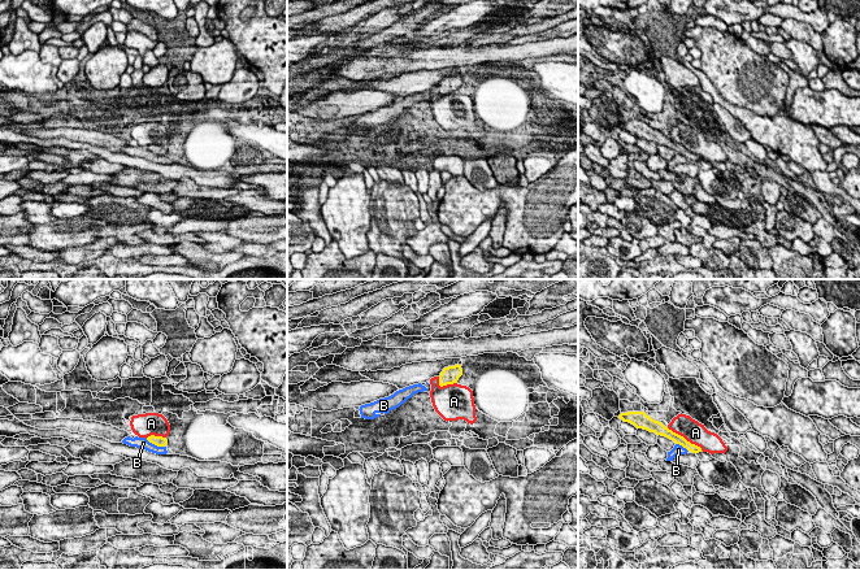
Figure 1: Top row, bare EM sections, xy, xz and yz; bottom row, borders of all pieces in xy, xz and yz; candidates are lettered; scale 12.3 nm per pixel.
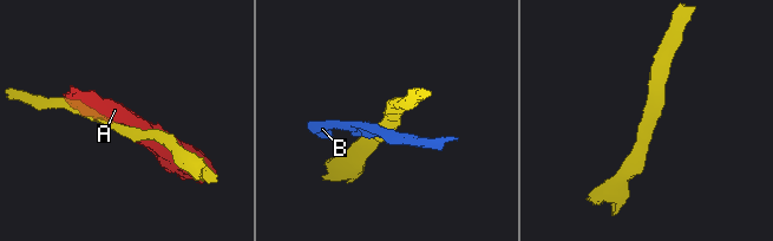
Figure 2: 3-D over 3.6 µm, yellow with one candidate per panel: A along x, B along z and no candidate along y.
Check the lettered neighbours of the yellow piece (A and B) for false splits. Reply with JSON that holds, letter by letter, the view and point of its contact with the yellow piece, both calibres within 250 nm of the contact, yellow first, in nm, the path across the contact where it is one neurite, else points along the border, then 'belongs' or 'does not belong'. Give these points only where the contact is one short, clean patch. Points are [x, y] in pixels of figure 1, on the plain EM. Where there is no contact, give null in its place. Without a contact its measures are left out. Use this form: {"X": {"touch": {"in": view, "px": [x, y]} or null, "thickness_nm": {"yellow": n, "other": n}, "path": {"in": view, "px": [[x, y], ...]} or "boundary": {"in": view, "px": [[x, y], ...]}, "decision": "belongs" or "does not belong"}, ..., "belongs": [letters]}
{"A": {"touch": {"in": "yz", "px": [683, 147]}, "thickness_nm": {"yellow": 120, "other": 280}, "decision": "does not belong"}, "B": {"touch": {"in": "xy", "px": [155, 153]}, "thickness_nm": {"yellow": 130, "other": 140}, "boundary": {"in": "xy", "px": [[146, 148], [164, 156]]}, "decision": "does not belong"}, "belongs": []}

